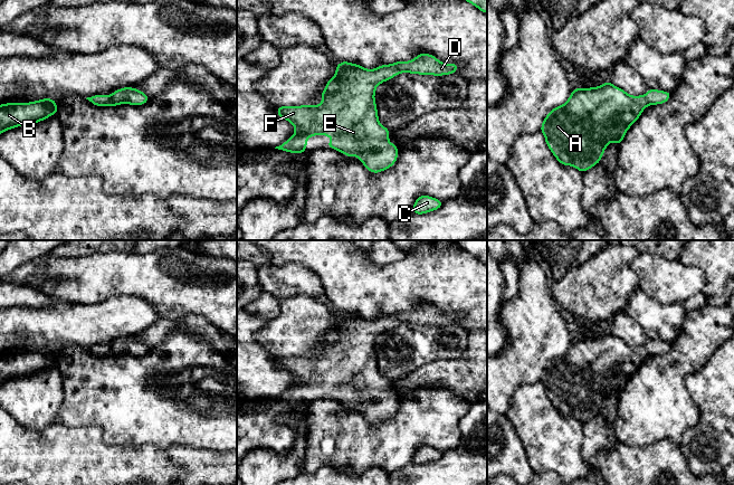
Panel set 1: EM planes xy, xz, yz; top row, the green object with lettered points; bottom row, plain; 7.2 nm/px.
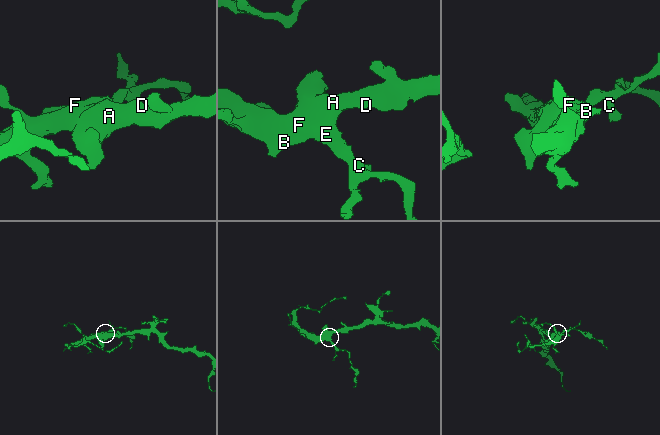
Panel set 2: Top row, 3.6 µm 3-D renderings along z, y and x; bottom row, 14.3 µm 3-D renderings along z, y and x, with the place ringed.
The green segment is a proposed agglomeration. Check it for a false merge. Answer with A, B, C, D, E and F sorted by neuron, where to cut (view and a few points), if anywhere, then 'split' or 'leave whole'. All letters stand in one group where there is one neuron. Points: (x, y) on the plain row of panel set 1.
groups A B C D E F; cut none; leave whole

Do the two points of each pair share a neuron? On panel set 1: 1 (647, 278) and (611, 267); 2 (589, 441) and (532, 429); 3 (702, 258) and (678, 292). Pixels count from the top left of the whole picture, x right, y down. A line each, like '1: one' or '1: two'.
1: two
2: two
3: two

